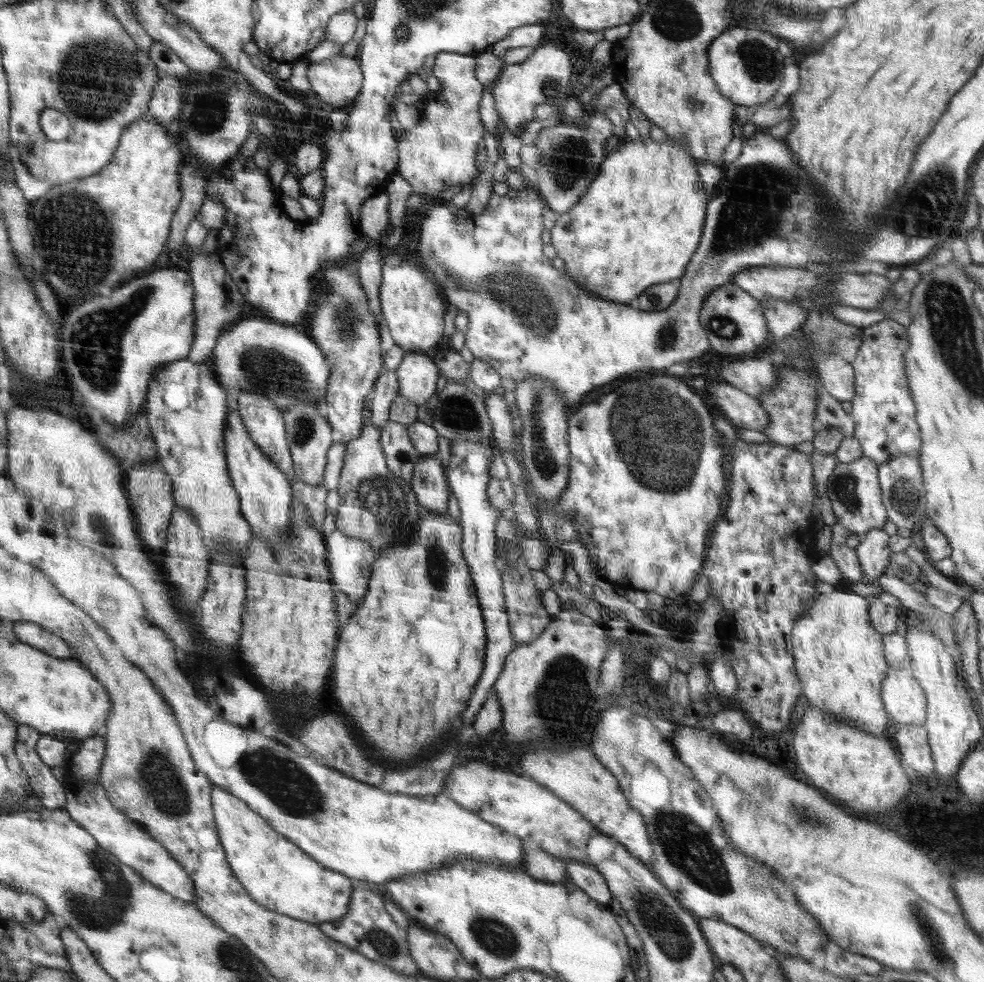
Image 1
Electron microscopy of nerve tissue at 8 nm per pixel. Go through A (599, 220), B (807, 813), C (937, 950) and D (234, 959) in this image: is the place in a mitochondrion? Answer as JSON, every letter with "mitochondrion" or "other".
{"A":"other","B":"mitochondrion","C":"mitochondrion","D":"mitochondrion"}

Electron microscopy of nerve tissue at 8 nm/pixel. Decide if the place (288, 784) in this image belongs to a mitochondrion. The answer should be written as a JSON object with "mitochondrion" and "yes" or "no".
{"mitochondrion":"yes"}

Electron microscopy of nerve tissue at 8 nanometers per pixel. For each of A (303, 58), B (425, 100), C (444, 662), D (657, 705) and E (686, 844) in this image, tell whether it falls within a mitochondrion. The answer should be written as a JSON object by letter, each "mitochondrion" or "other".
{"A":"other","B":"other","C":"other","D":"other","E":"mitochondrion"}

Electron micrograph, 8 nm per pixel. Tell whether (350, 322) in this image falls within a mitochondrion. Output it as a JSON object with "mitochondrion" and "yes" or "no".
{"mitochondrion":"yes"}

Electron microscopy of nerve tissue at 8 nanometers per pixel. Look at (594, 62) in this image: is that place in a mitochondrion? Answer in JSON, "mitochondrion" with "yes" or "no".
{"mitochondrion":"no"}

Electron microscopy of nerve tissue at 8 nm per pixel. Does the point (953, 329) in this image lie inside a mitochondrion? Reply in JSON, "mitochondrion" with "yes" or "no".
{"mitochondrion":"yes"}

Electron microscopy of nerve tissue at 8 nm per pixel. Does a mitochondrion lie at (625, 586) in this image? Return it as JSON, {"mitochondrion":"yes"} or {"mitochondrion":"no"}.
{"mitochondrion":"no"}

